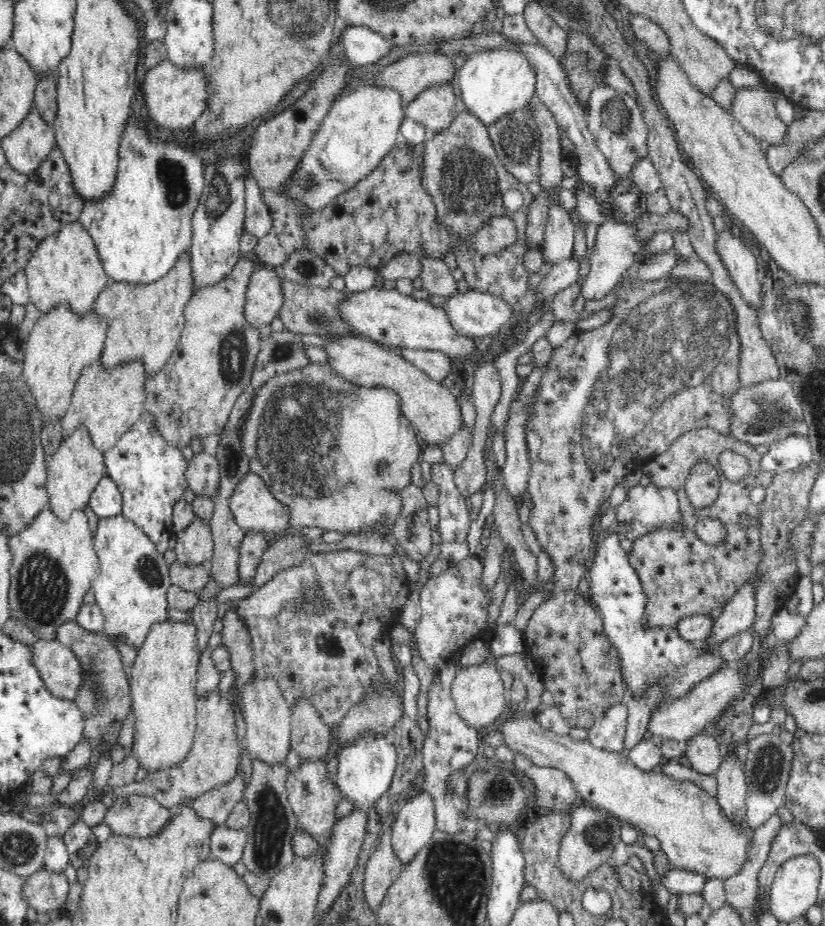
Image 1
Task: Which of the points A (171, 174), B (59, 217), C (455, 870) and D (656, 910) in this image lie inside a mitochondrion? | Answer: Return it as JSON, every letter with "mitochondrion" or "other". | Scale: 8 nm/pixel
{"A":"mitochondrion","B":"other","C":"mitochondrion","D":"other"}

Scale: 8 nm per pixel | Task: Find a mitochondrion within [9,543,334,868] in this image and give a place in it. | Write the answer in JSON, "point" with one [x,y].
{"point":[42,590]}

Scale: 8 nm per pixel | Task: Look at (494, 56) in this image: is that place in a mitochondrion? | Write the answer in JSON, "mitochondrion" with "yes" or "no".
{"mitochondrion":"no"}

